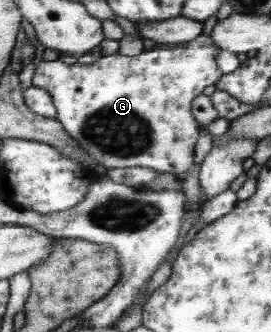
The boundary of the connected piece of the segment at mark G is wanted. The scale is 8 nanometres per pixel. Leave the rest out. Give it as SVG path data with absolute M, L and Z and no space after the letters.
M201 33L187 44L156 45L134 57L124 57L115 52L114 55L101 56L90 65L77 62L66 65L59 60L41 61L33 69L31 86L50 94L56 107L55 118L61 122L62 129L106 170L148 167L158 173L172 173L181 179L192 171L190 151L194 151L194 143L199 138L198 123L191 114L191 103L204 87L221 79L223 73L216 65L218 52L211 38Z

